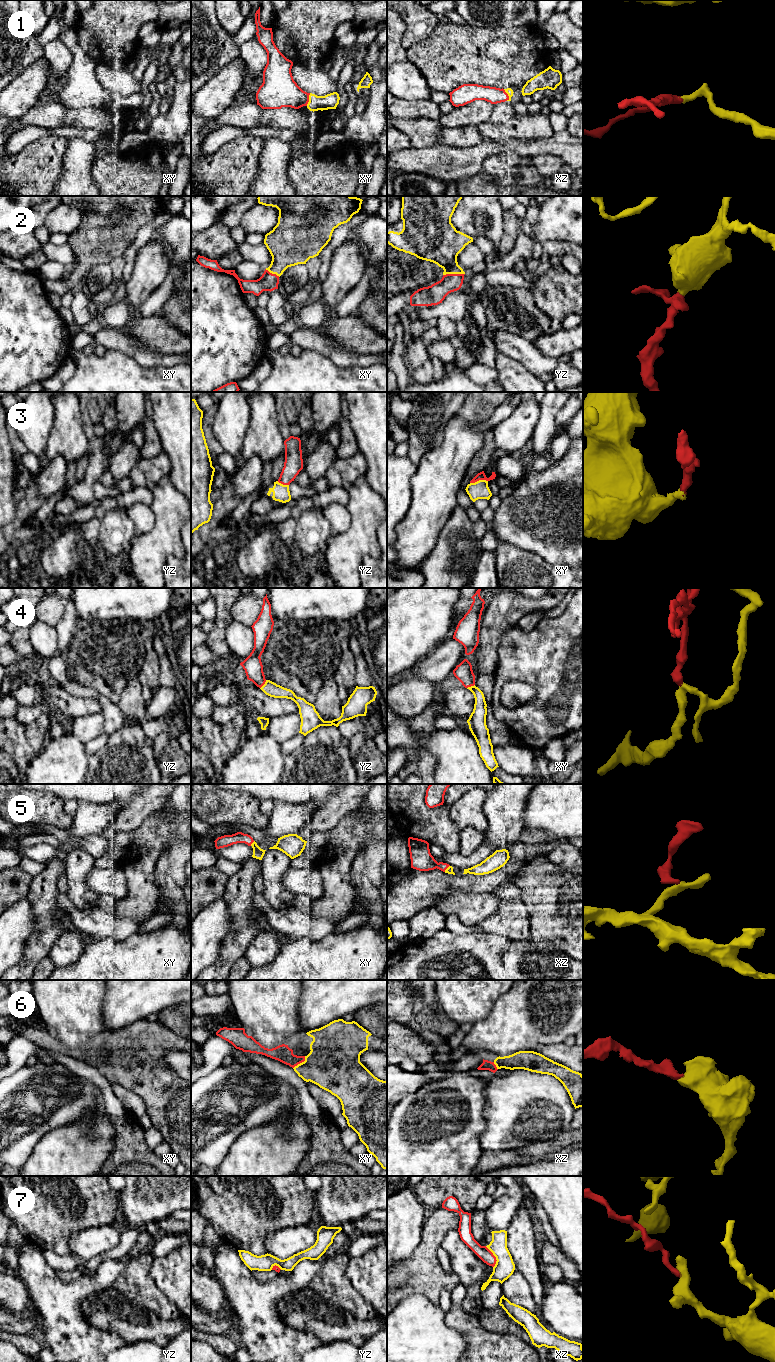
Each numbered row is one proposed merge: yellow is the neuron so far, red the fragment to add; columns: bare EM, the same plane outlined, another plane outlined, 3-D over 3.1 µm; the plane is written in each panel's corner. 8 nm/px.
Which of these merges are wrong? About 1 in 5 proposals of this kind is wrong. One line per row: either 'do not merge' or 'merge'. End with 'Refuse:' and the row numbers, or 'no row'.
1: do not merge
2: merge
3: merge
4: merge
5: merge
6: merge
7: merge
Refuse: 1

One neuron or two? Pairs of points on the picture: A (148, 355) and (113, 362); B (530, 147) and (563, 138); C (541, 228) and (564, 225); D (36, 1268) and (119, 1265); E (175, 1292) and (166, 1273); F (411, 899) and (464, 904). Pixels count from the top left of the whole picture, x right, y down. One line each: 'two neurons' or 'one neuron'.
A: two neurons
B: one neuron
C: one neuron
D: one neuron
E: one neuron
F: two neurons

